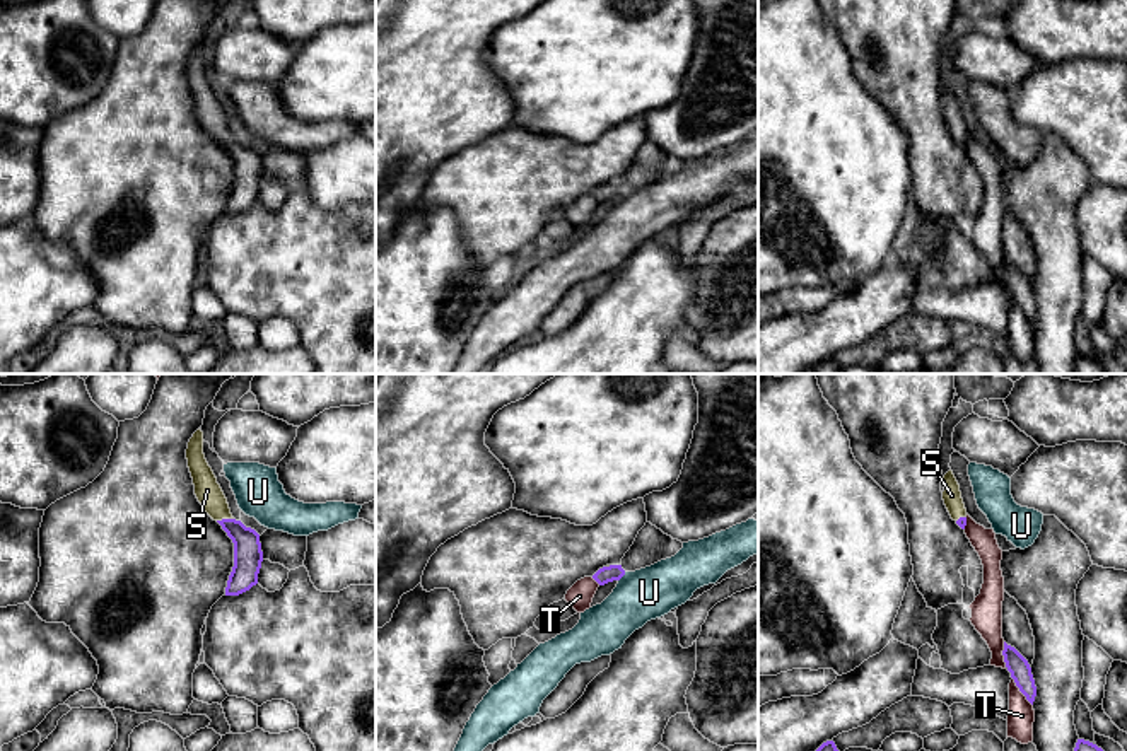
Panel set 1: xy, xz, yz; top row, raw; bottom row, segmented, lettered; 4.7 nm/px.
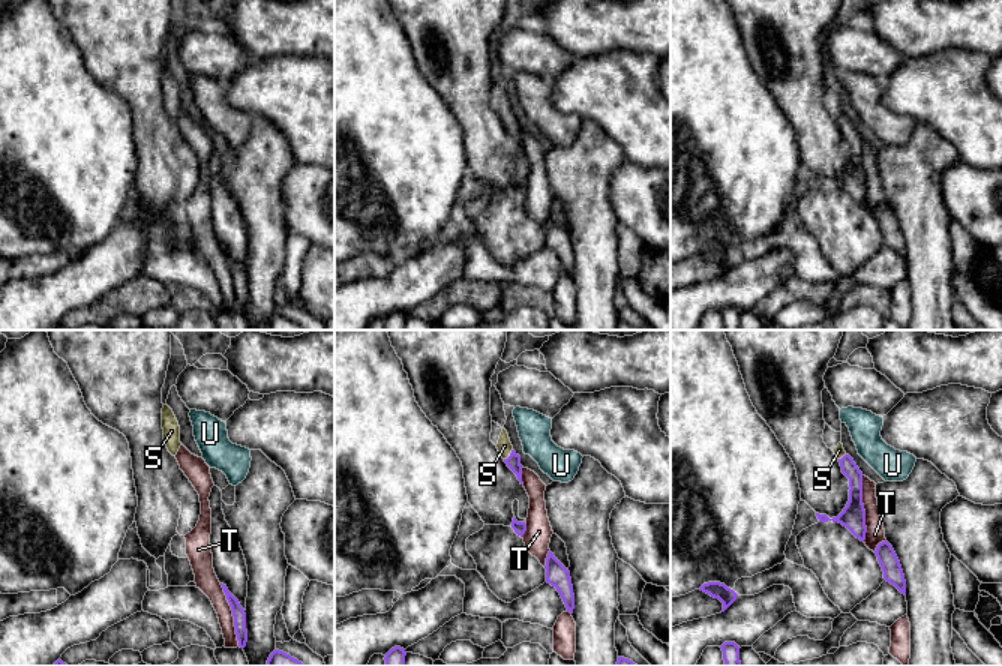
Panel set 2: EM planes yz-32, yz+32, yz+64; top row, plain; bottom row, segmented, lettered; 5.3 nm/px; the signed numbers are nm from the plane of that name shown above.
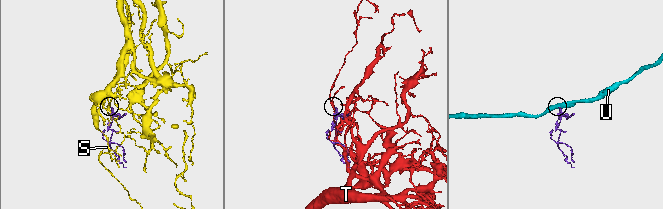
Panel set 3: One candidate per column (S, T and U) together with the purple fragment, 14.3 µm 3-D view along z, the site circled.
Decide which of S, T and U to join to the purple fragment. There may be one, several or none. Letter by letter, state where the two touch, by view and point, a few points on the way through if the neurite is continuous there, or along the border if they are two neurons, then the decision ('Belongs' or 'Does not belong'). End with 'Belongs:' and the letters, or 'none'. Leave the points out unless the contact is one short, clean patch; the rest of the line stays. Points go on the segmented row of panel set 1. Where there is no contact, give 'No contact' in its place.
S: Touches purple at xy (224, 519). Path across: xy (248, 555), (246, 541), (224, 519), (207, 490). Belongs
T: Touches purple at yz (1020, 690). Does not belong
U: Touches purple at xz (622, 576). Boundary: xz (625, 572), (618, 581). Does not belong
Belongs: S

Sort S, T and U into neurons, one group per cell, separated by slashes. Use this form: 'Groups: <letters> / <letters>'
Groups: S / T / U

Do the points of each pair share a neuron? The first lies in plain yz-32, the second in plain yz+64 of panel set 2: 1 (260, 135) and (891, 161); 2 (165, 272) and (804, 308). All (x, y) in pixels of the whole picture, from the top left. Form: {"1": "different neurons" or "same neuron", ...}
{"1": "same neuron", "2": "different neurons"}

